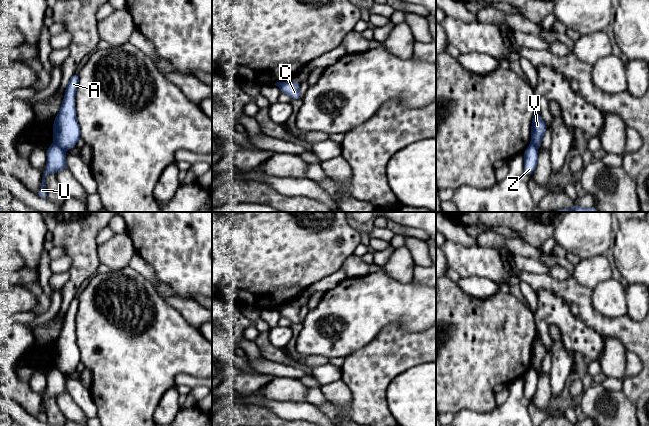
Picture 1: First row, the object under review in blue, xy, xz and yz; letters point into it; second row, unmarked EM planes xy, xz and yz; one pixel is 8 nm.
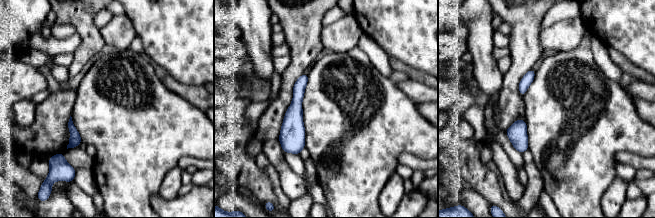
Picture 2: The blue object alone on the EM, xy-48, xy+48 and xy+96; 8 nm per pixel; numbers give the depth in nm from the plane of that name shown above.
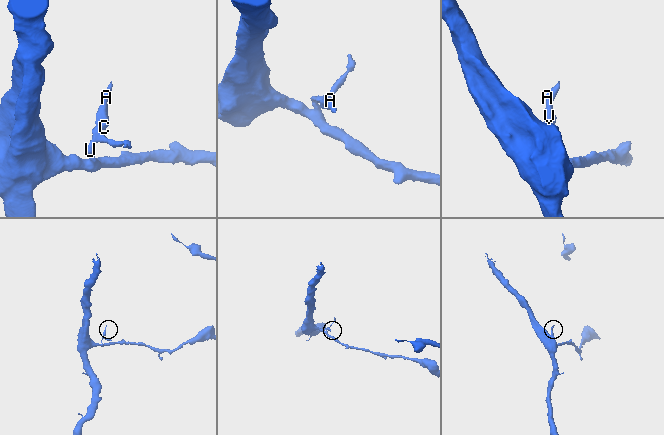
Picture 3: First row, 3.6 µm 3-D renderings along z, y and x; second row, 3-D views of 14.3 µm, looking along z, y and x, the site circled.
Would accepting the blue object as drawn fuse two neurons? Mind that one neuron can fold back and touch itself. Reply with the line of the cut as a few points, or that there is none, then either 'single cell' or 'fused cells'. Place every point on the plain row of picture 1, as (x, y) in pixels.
xy (55, 366), (64, 374) | fused cells

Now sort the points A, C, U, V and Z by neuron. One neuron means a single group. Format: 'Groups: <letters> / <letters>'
Groups: A C V / U Z

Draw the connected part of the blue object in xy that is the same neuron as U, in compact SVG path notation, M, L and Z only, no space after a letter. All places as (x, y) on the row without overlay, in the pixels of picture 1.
M53 367L47 374L47 395L43 398L42 409L37 419L42 423L47 423L48 418L46 416L45 401L49 398L56 398L60 394L68 393L65 374L62 373L58 368Z

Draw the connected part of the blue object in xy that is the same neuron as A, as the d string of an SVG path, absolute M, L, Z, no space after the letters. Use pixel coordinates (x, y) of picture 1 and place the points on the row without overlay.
M74 297L65 314L65 320L59 337L54 343L53 363L62 373L69 374L81 362L76 343L75 318L79 306L79 297Z

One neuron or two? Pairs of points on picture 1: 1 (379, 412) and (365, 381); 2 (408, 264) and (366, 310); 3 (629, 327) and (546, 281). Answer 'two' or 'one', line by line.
1: one
2: two
3: one

